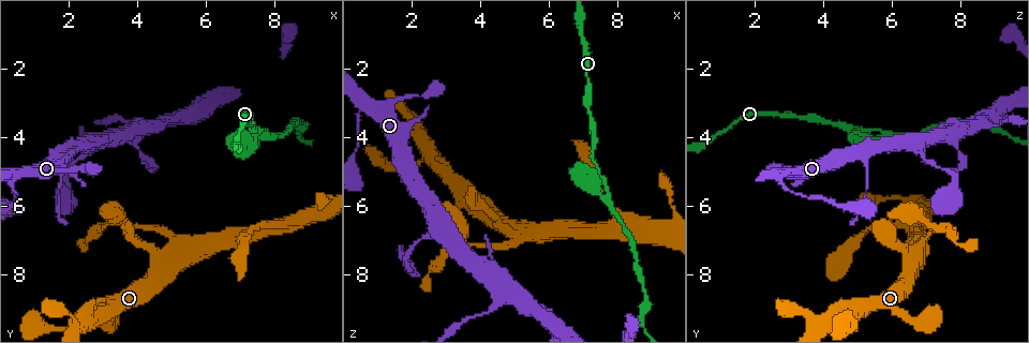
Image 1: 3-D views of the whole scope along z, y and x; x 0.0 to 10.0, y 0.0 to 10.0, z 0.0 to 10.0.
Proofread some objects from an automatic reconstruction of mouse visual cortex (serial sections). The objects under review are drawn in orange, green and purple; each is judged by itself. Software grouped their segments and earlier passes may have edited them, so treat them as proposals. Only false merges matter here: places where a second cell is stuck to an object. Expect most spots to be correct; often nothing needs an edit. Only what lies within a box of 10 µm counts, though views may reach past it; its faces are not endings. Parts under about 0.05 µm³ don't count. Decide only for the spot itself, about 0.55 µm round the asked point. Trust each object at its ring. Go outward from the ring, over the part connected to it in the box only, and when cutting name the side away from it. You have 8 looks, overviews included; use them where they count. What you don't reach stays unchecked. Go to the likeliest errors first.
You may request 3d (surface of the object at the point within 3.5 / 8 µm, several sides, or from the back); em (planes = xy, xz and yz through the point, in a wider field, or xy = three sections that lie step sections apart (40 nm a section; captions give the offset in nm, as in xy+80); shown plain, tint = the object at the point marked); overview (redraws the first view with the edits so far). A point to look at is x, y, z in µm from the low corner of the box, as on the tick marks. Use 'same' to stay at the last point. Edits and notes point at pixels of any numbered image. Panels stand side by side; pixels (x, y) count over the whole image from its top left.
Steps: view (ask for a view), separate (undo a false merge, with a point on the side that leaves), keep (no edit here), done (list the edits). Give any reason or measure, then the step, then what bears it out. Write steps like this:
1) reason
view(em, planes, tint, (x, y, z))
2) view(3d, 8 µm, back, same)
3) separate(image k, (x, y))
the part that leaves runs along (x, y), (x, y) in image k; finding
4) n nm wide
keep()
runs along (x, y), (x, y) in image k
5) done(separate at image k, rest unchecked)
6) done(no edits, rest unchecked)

arms part here
view(3d, 3.5 µm, (7.30, 4.15, 5.15))

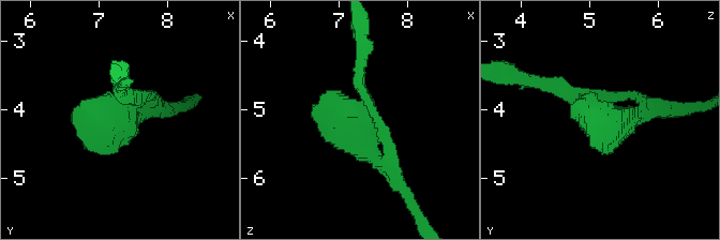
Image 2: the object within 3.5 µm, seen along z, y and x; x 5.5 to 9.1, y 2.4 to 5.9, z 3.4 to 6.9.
view(em, xy, step 5, tint, (7.30, 4.10, 5.15))

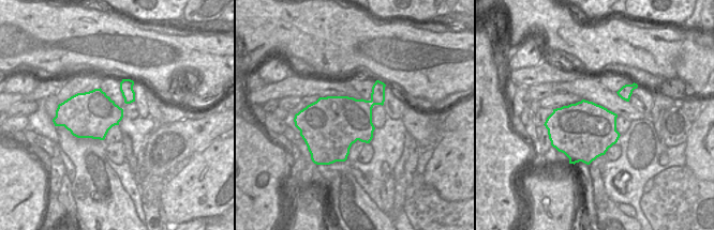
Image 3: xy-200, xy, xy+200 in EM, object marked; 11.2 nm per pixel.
keep()
runs along (361, 72), (361, 138), (394, 174) in image 2; one cell here

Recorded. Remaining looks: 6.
three arms meet
view(3d, 3.5 µm, back, (2.75, 4.30, 6.80))

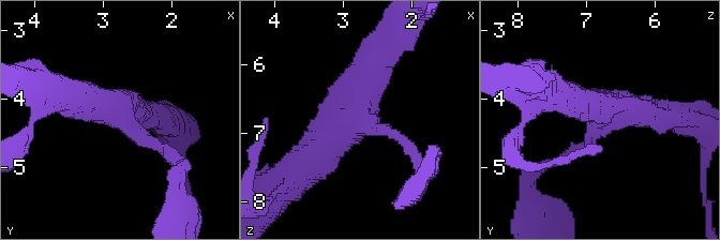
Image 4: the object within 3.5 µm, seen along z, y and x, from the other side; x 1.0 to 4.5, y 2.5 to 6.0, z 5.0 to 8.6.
3 arms
keep()
runs along (381, 55), (359, 110), (300, 165) in image 4; continuous, no second cell

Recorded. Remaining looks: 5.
thin arm on a thick one
view(3d, 3.5 µm, (5.20, 7.30, 6.90))

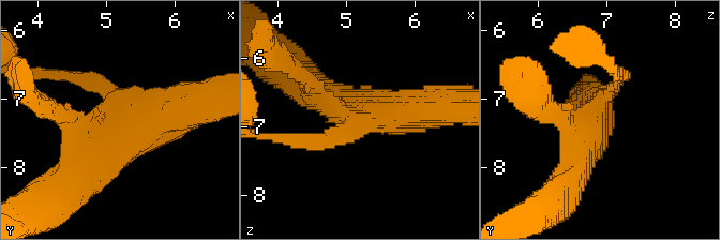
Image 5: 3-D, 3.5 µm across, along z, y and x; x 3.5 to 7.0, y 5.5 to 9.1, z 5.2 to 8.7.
3 arms; arms of 200, 450, 600 nm; shape alone is not enough
view(em, xy, step 3, tint, (5.30, 7.25, 6.85))

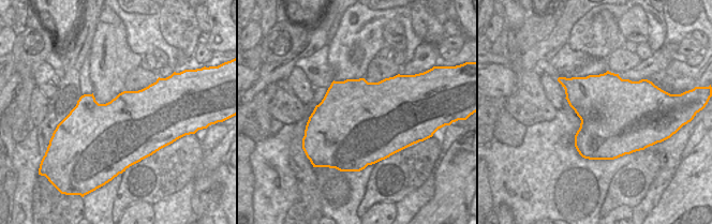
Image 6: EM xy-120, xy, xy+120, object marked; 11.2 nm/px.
keep()
runs along (80, 174), (160, 118), (199, 104) in image 5; continuous, no second cell

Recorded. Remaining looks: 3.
two arms in line, one across
view(em, xy, step 5, tint, (8.05, 6.60, 6.65))

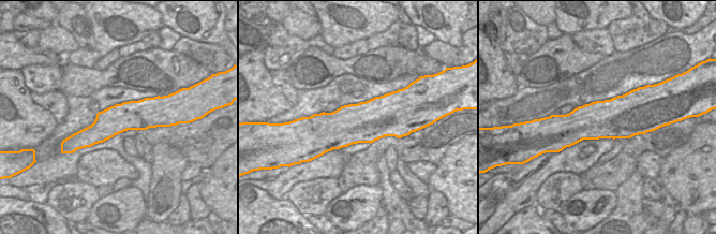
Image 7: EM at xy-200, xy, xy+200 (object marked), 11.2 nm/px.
see where the arms go
view(3d, 3.5 µm, same)

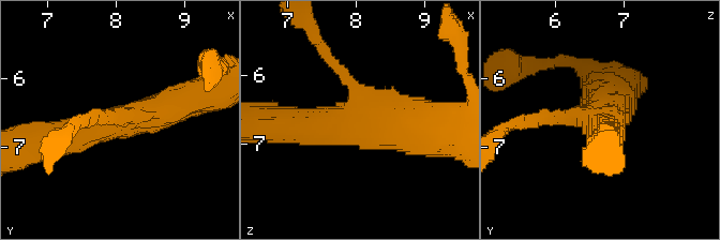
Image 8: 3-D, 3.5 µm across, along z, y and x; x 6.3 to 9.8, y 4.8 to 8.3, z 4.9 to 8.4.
keep()
runs along (49, 139), (149, 116), (184, 100) in image 8; continuous, no second cell

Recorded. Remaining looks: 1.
done(no edits, rest unchecked)

